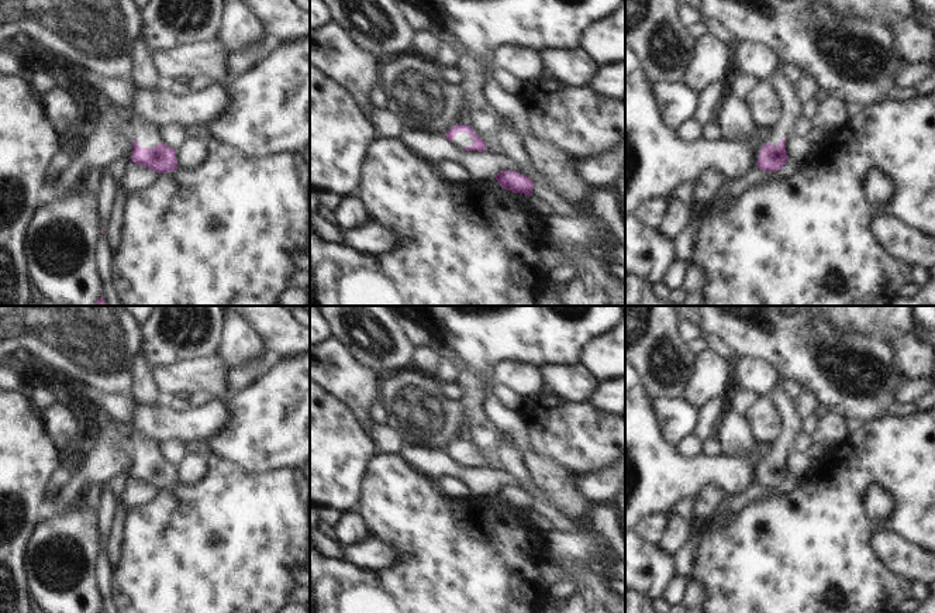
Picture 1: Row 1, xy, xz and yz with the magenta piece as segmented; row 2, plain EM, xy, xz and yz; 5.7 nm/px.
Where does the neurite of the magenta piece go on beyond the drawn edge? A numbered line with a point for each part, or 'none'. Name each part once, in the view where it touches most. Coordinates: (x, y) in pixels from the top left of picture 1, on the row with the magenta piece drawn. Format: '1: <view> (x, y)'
1: xz (462, 140)

